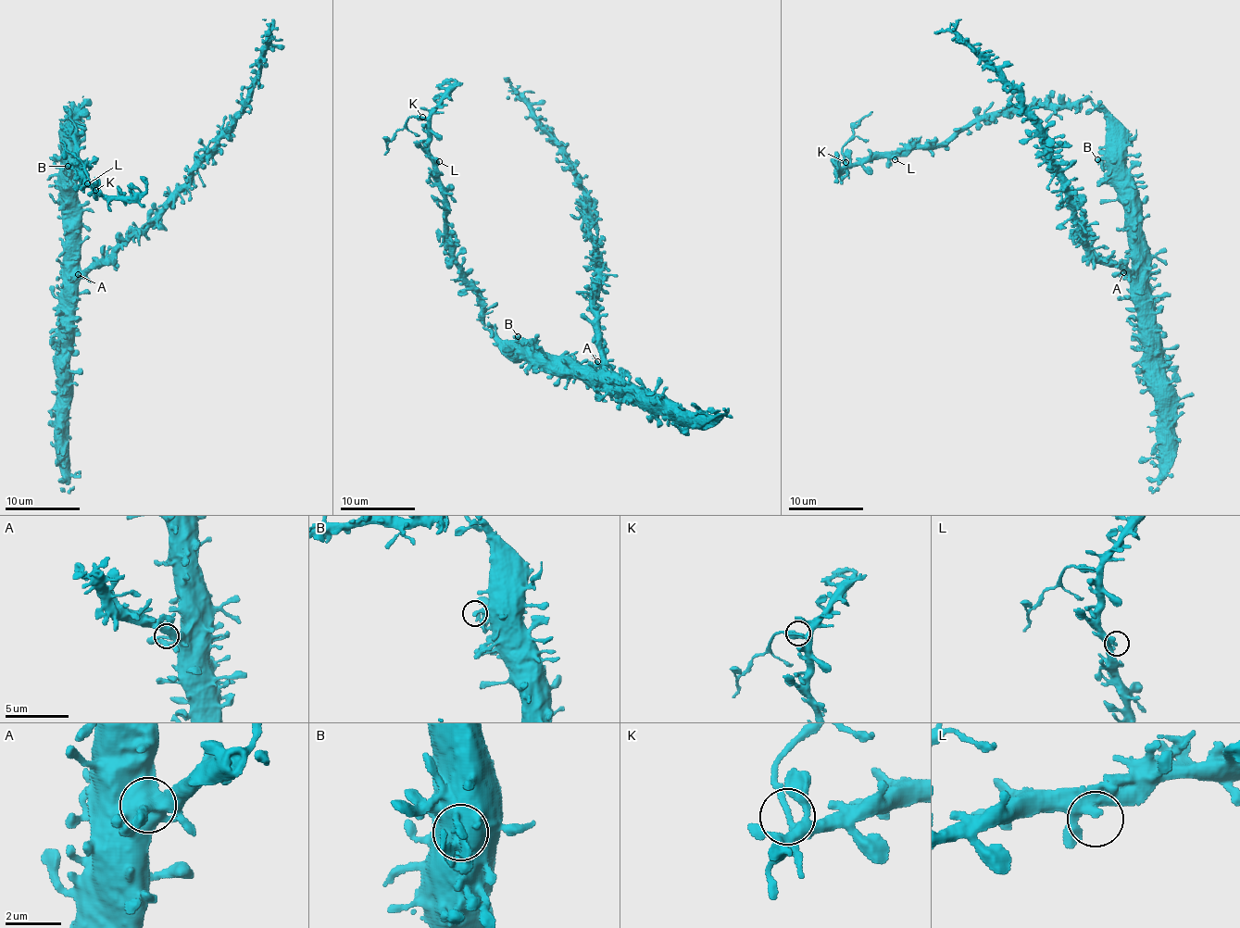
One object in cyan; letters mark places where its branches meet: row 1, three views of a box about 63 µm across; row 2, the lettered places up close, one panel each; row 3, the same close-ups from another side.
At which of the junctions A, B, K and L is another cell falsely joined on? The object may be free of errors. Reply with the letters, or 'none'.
K

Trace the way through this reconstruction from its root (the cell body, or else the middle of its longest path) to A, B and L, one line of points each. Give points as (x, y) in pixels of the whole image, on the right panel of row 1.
A: (1125, 216), (1133, 268), (1131, 271), (1123, 272)
B: (1125, 216), (1118, 181), (1102, 169), (1097, 159)
L: (1125, 216), (1118, 179), (1108, 168), (1108, 114), (1089, 98), (1015, 106), (895, 159)

